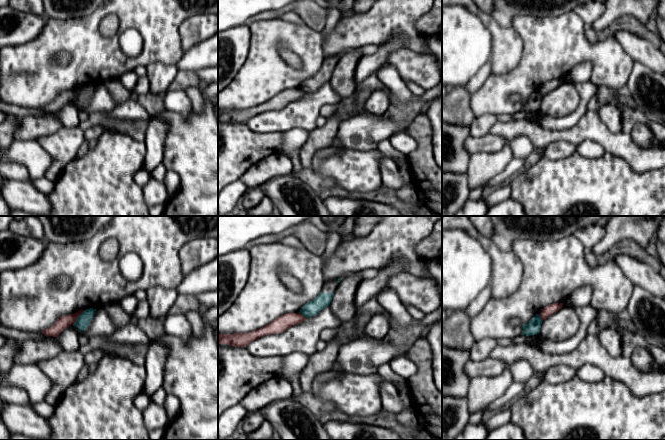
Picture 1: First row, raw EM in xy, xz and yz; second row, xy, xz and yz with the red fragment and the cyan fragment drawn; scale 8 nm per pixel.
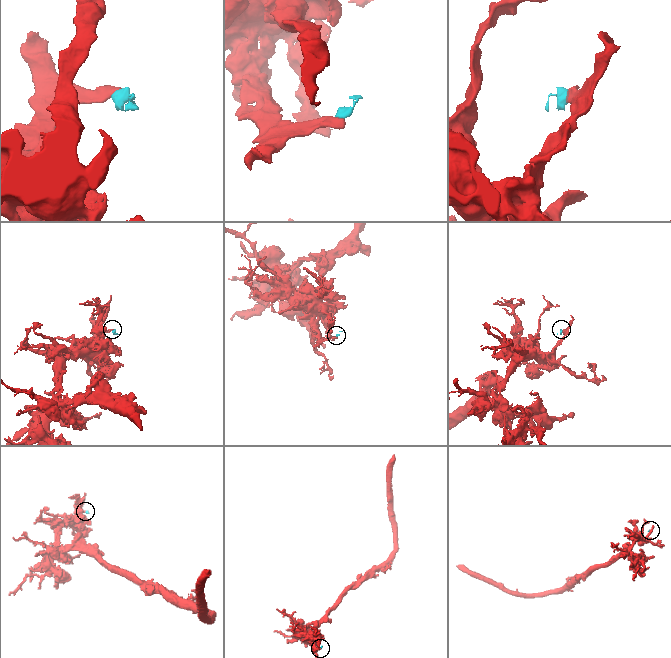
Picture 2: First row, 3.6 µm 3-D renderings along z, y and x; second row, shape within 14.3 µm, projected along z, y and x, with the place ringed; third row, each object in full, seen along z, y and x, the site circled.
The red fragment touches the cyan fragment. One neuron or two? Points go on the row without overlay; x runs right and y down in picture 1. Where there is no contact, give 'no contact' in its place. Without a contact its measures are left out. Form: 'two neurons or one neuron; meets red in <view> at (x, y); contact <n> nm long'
two neurons; meets red in xy at (78, 92); contact 160 nm long

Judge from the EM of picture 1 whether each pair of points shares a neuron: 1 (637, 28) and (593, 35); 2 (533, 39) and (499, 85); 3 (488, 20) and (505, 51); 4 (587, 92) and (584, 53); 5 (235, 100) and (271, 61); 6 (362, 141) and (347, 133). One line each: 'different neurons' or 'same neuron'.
1: same neuron
2: same neuron
3: same neuron
4: different neurons
5: same neuron
6: same neuron

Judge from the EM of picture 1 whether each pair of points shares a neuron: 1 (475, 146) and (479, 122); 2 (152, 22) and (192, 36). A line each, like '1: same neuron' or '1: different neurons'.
1: different neurons
2: different neurons

